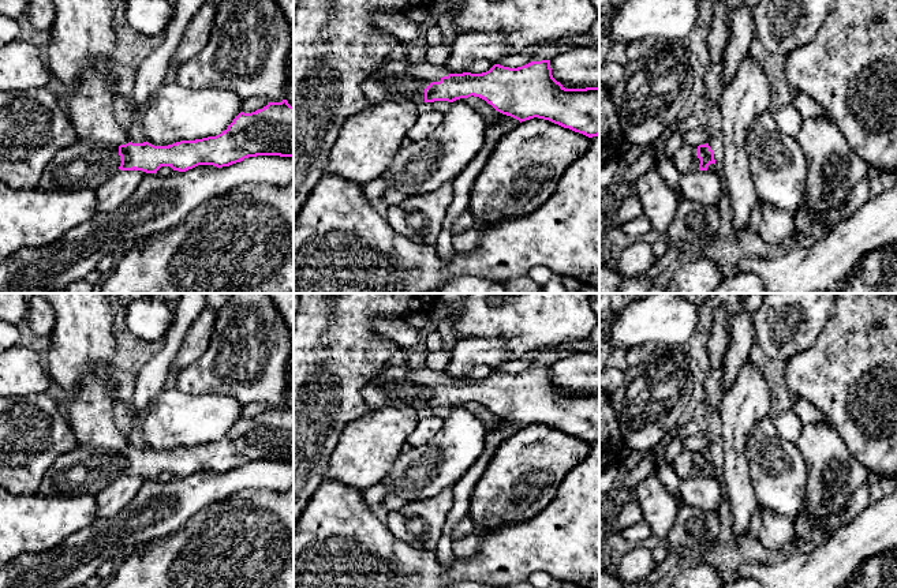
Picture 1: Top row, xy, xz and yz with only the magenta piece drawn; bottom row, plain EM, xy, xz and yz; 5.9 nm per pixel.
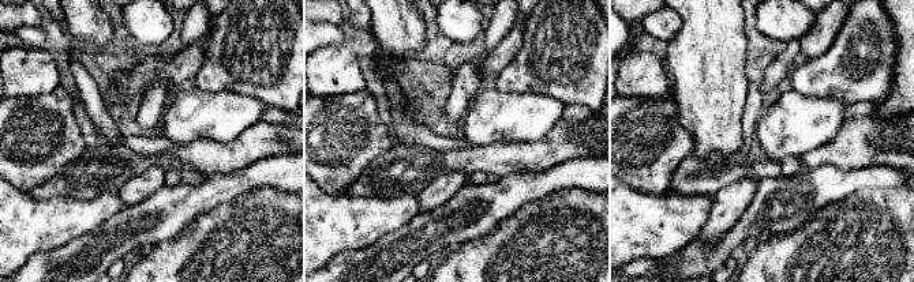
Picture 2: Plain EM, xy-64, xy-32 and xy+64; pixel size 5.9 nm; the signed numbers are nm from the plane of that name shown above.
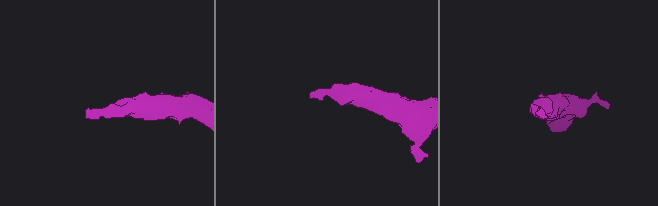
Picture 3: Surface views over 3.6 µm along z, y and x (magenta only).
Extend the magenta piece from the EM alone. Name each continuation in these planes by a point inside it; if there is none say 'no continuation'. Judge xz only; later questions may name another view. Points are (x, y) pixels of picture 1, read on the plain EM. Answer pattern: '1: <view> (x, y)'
1: xz (395, 385)

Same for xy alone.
1: xy (85, 469)

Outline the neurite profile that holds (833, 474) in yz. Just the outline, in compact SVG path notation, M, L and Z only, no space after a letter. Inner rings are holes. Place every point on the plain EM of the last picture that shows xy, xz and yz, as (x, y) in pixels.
M827 422L803 424L796 446L807 468L807 506L806 512L793 520L795 539L785 548L791 555L810 554L821 547L831 536L823 527L825 518L845 510L848 497L868 484L868 472Z

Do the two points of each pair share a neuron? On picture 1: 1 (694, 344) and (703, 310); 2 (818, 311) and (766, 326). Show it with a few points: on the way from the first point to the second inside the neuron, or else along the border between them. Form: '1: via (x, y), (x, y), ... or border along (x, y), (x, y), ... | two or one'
1: via (701, 336), (703, 318) | one
2: via (806, 311), (778, 326) | one

